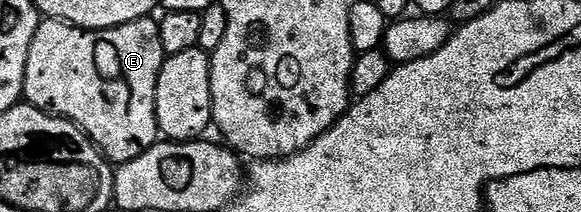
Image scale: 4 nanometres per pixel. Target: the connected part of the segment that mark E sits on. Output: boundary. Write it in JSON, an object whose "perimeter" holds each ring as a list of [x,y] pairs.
{"perimeter":[[[145,18],[135,20],[129,24],[120,24],[117,28],[75,28],[73,24],[65,24],[63,20],[45,19],[41,23],[39,30],[34,34],[30,54],[26,62],[26,78],[24,79],[23,99],[34,108],[40,108],[53,116],[60,117],[61,120],[69,120],[71,124],[76,124],[88,135],[88,139],[99,148],[105,160],[113,165],[119,166],[138,158],[146,150],[150,150],[158,143],[158,137],[152,133],[152,120],[156,116],[156,87],[158,86],[158,74],[162,70],[166,57],[162,50],[162,38],[160,37],[160,26],[155,19]]]}

